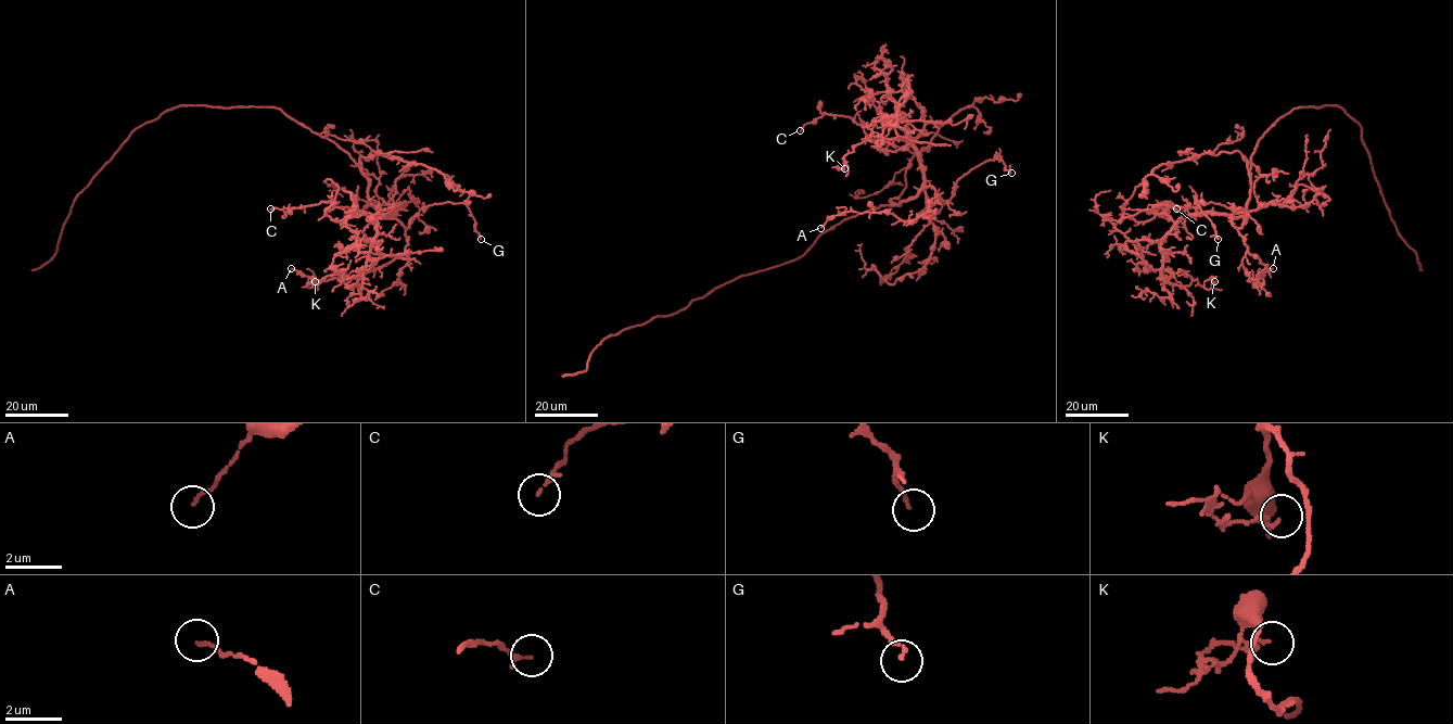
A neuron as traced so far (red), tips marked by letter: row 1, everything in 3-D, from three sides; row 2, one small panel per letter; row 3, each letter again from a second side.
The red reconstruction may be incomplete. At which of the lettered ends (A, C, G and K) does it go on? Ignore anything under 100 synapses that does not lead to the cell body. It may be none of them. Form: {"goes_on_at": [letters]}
{"goes_on_at": []}

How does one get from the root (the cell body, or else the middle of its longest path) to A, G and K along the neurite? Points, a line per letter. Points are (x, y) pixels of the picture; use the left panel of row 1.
A: (292, 118), (352, 157), (367, 178), (368, 200), (400, 224), (407, 245), (353, 284), (291, 268)
G: (292, 118), (352, 157), (367, 178), (368, 200), (384, 215), (408, 227), (421, 208), (464, 203), (481, 239)
K: (292, 118), (343, 149), (367, 178), (368, 200), (393, 215), (377, 220), (358, 275), (315, 281)

